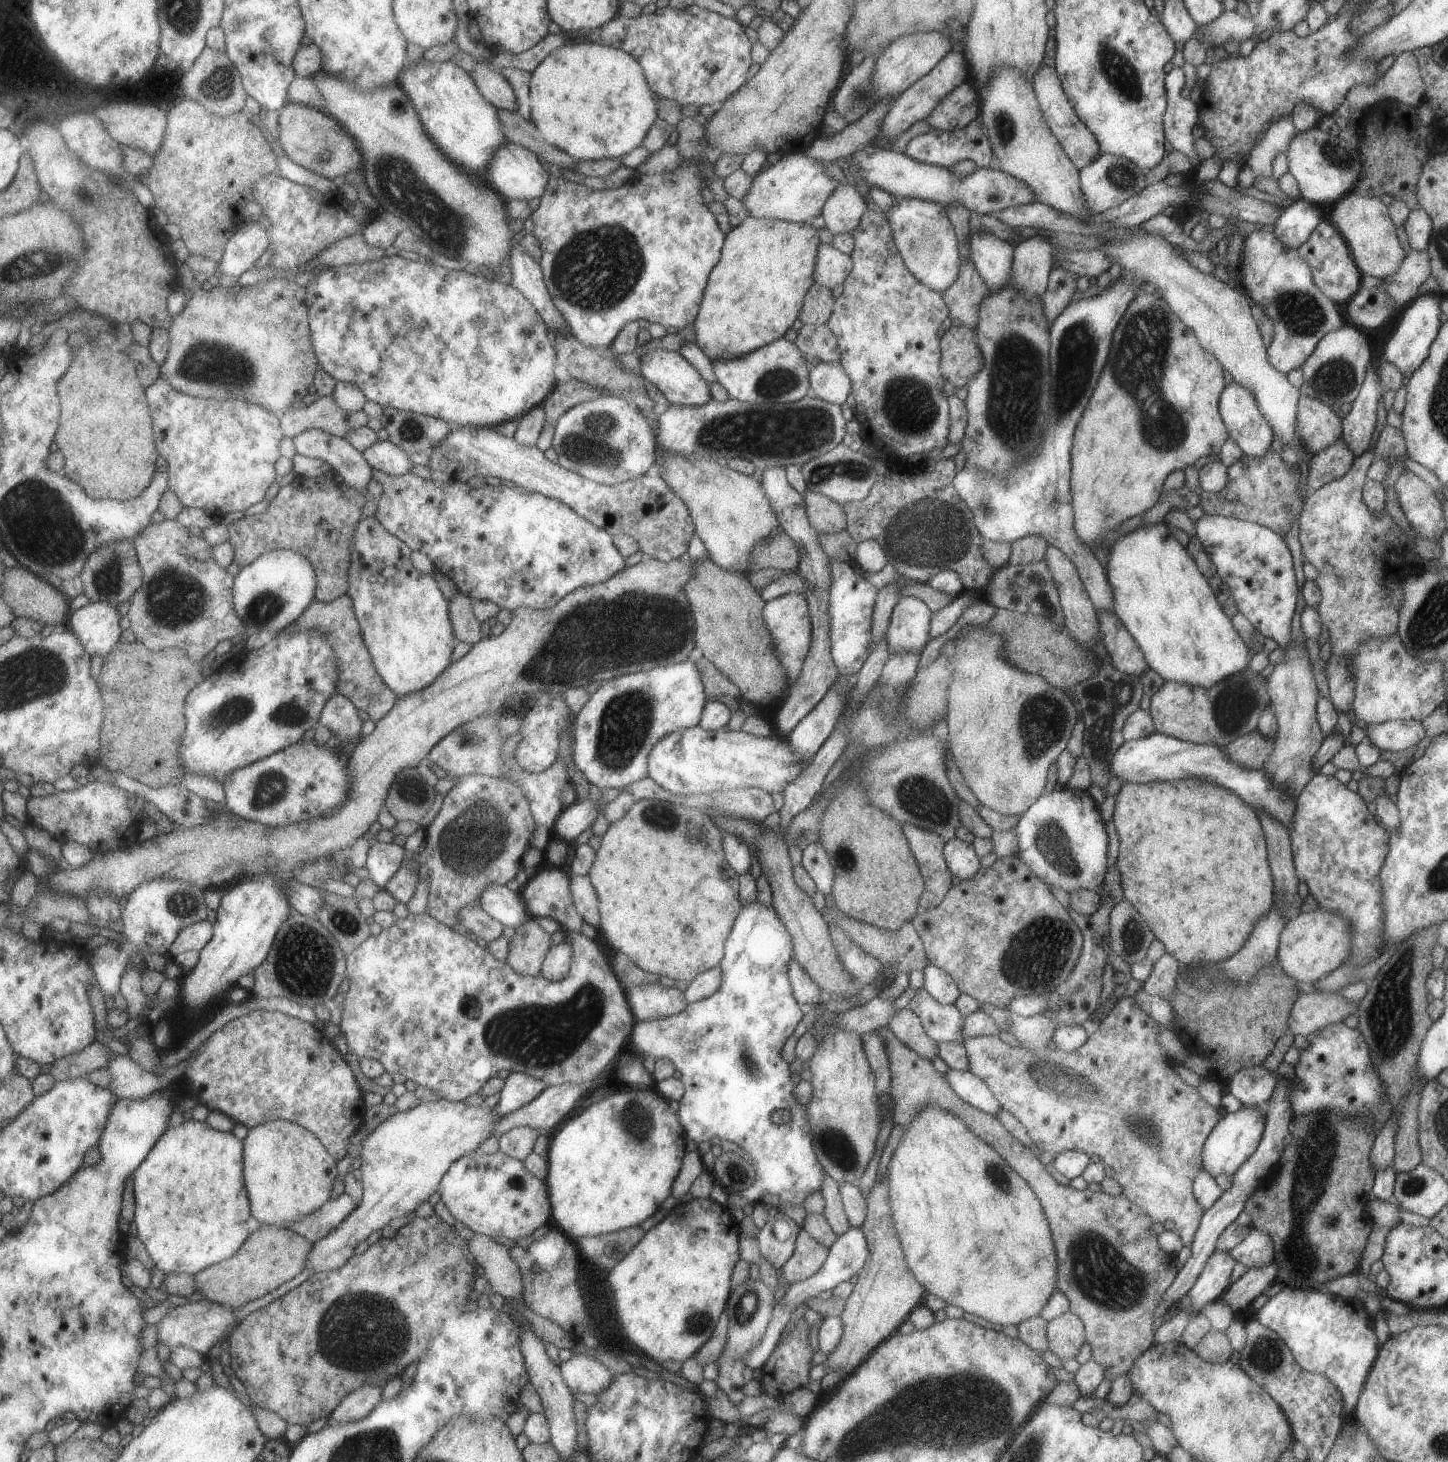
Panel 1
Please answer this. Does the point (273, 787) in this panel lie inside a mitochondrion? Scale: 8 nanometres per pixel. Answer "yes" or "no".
yes

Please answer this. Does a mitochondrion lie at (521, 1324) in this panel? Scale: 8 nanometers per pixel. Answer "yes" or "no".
no

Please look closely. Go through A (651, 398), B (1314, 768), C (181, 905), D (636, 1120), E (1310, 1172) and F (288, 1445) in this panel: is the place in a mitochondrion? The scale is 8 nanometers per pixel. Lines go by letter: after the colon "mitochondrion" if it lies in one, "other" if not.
A: other
B: other
C: mitochondrion
D: mitochondrion
E: mitochondrion
F: other

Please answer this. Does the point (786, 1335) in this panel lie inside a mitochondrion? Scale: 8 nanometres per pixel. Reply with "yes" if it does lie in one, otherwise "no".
no

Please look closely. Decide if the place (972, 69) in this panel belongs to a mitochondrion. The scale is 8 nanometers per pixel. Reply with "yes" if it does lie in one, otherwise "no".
no

